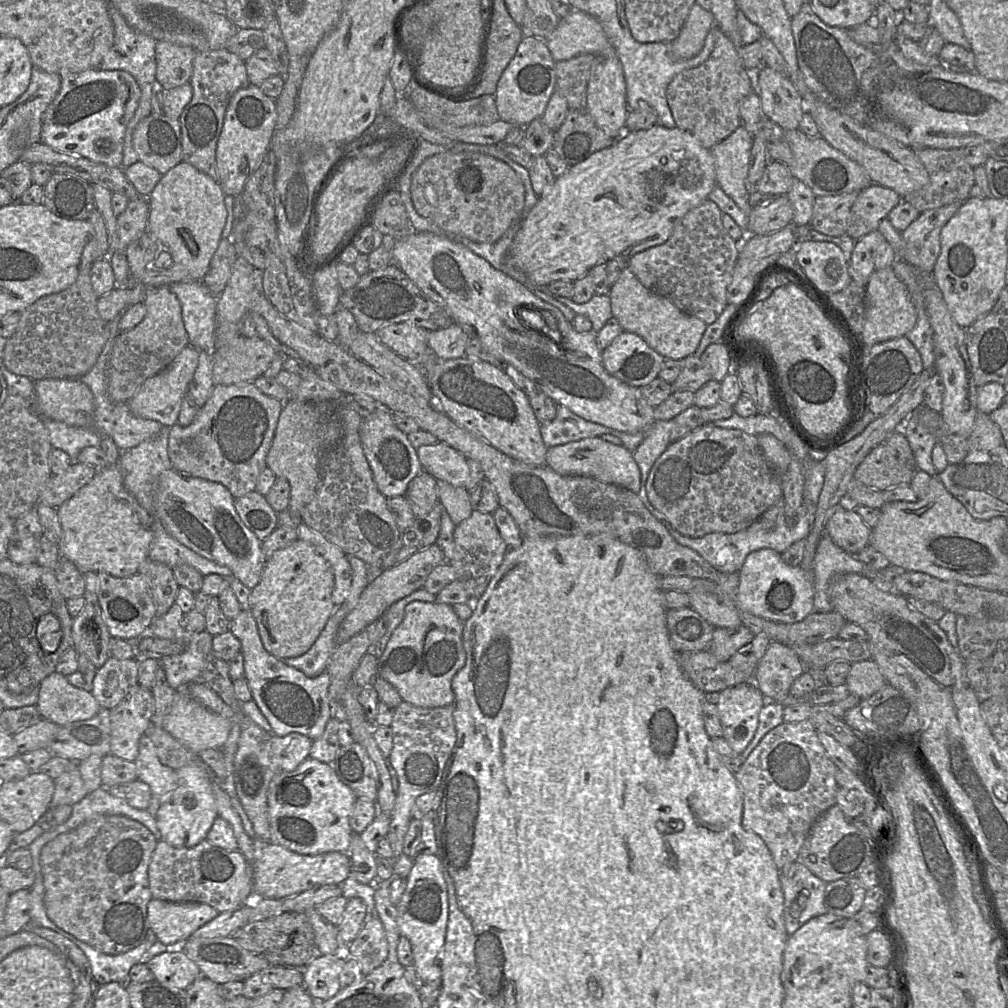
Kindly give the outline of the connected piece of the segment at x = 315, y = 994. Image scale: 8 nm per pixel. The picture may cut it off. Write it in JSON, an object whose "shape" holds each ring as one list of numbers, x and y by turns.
{"shape":[[333,955,321,956,310,961,304,968,303,986,313,1000,325,1002,340,991,339,975,345,960]]}

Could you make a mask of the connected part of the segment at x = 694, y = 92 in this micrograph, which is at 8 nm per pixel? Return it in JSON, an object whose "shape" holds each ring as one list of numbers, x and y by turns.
{"shape":[[716,23,716,27,719,28,720,34,719,39,717,41,716,47,710,57,701,65,691,68,688,70,684,70,679,73,669,84,667,88,667,102,668,106,671,110,673,119,675,121,676,127,690,133,693,137,695,137,698,142,701,144,702,147,706,149,711,149,714,145,722,142,727,137,729,137,737,128,741,126,741,118,740,118,740,104,743,99,749,95,750,93,754,92,754,80,752,74,743,66,742,61,738,55,738,48,729,40,729,37,726,36,724,32,721,31,719,25]]}

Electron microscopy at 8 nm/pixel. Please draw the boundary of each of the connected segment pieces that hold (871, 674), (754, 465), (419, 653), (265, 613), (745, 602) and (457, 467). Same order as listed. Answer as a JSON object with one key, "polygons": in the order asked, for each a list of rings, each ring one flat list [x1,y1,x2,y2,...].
{"polygons":[[[873,660,851,663,845,685,850,694,866,699,886,685,878,665]],[[709,424,699,426,669,444,650,469,646,494,649,502,666,517,676,531,692,538,703,537,713,532,739,532,783,499,781,478,766,461,756,435]],[[413,601,405,607,404,619,393,631,383,654,379,657,378,675,389,682,403,701,422,708,454,705,452,690,454,675,464,666,466,653,463,647,464,622,454,612,452,605,434,602]],[[296,539,266,559,261,579,251,590,250,612,264,648,279,659,306,653,336,609,332,602,334,573,309,542]],[[761,549,749,554,739,574,739,585,736,592,736,608,749,612,763,619,779,623,792,624,804,620,814,611,814,581,812,572,800,566,789,566,781,558,781,553,772,549]],[[438,441,417,448,417,455,423,471,435,480,444,480,453,486,465,487,469,478,467,459,448,444]]]}

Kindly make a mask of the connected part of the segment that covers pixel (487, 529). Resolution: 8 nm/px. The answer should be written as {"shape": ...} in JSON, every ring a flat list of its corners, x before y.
{"shape":[[473,510,467,519,456,525,453,554,449,564,454,568,457,580,464,585,473,601,483,594,508,549,491,513]]}

